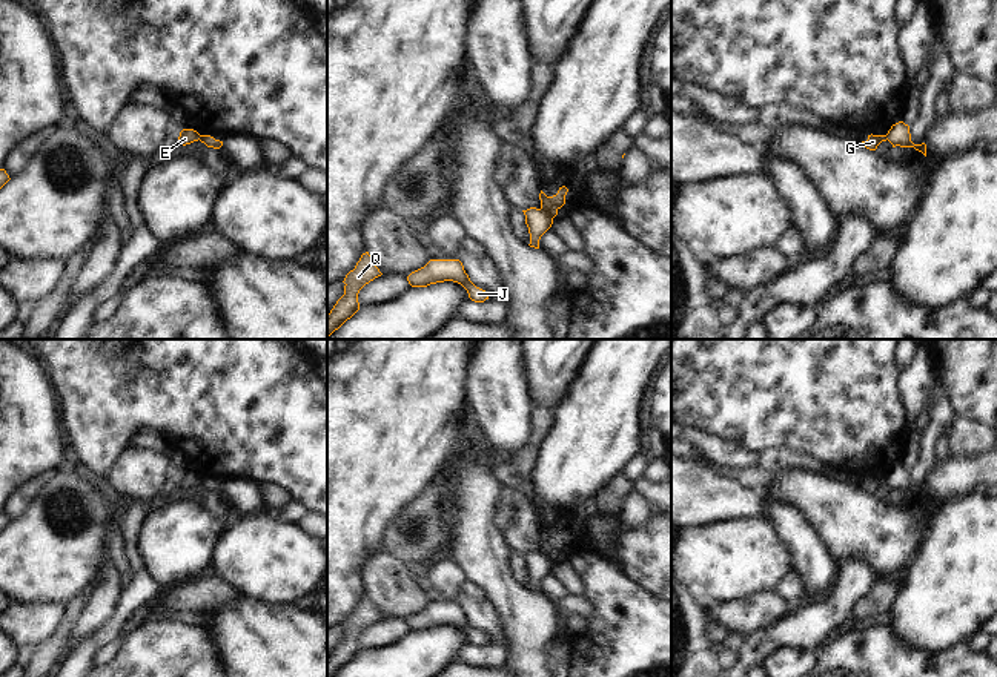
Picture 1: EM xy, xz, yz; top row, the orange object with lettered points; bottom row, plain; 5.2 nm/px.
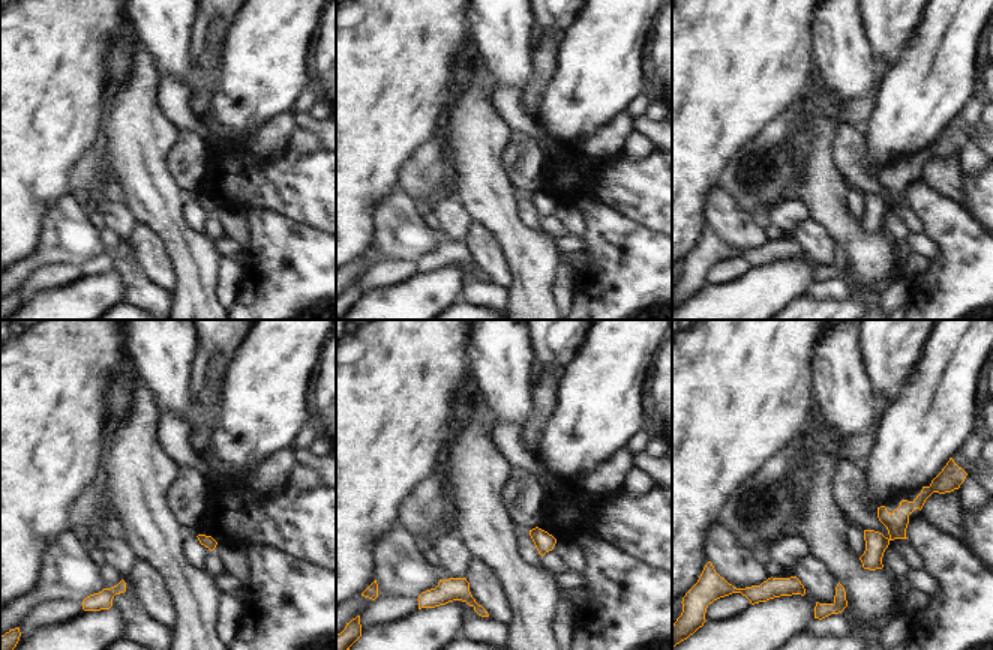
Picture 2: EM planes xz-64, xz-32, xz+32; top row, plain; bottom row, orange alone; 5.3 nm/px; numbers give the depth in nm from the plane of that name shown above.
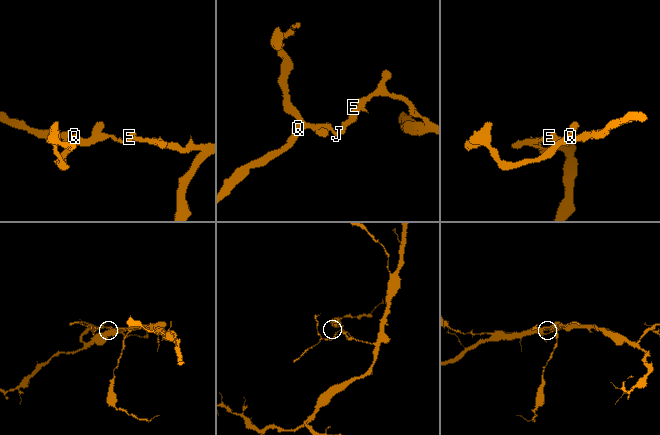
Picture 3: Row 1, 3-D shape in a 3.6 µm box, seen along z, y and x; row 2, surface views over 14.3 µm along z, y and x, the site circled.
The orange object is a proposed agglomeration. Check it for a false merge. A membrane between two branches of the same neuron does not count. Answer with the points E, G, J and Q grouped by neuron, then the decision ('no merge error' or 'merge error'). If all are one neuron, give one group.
E J Q / G; merge error

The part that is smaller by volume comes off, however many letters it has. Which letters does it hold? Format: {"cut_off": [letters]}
{"cut_off": ["E", "J", "Q"]}

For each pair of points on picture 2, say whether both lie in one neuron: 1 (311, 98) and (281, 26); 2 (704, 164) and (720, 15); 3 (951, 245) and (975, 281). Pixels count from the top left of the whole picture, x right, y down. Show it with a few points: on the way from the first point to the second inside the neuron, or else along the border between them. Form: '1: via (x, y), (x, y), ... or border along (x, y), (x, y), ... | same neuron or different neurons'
1: border along (314, 78), (294, 107) | different neurons
2: via (704, 126), (704, 78), (720, 62), (720, 53) | same neuron
3: via (960, 254), (972, 266), (974, 272) | same neuron

